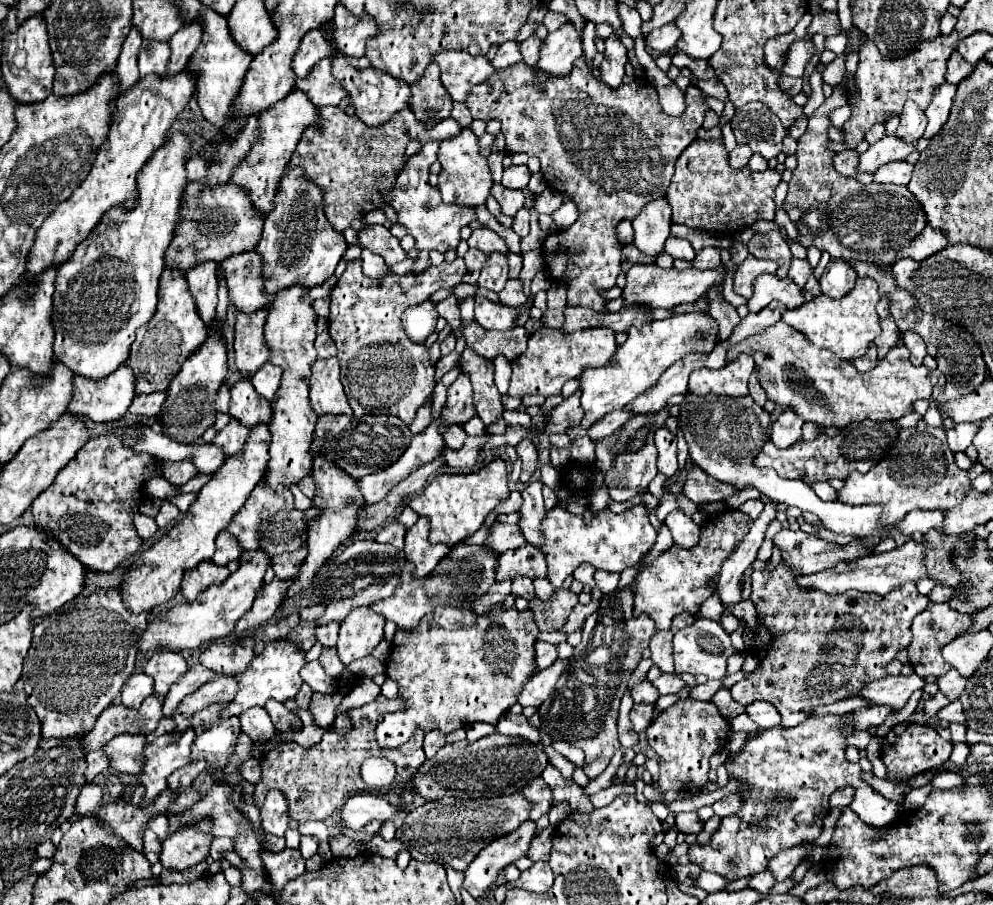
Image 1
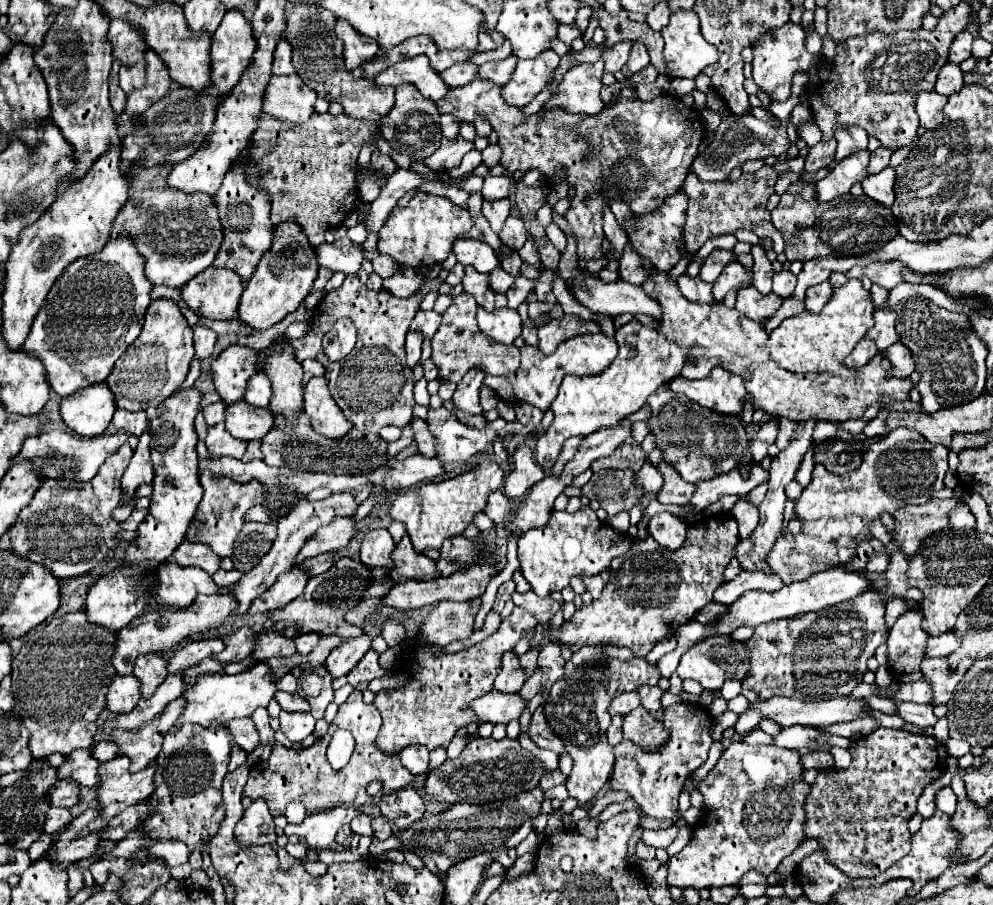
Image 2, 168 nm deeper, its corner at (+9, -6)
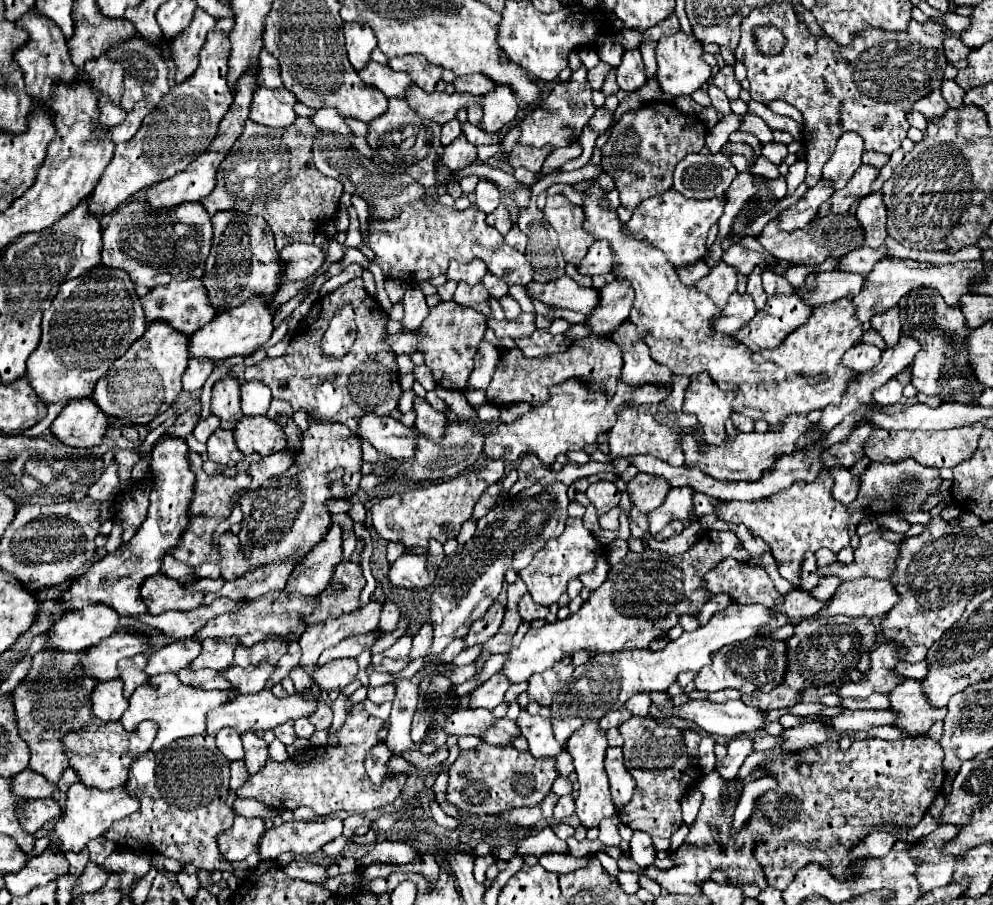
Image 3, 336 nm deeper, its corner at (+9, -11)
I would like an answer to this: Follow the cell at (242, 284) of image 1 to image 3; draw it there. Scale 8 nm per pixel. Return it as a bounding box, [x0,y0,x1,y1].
[142,279,216,335]

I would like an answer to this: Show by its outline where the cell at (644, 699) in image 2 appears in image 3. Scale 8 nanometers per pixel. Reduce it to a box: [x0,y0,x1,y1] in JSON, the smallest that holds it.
[624,693,652,715]

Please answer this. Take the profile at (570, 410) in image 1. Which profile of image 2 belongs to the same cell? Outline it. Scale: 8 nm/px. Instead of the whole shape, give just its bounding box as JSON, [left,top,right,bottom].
[428,406,496,462]

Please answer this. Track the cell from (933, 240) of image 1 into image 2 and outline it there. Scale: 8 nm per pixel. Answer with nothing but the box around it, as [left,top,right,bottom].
[846,262,908,290]

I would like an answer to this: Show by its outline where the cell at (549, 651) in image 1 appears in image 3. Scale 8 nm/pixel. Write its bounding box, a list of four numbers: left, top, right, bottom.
[470,671,510,709]

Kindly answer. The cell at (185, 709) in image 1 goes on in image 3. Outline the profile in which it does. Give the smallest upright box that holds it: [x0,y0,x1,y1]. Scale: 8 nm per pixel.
[64,721,158,789]

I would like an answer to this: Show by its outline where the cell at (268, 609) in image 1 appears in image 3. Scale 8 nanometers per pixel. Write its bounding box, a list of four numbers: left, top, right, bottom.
[284,525,342,595]

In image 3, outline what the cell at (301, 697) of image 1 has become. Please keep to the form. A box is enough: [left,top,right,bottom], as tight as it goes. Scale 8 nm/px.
[294,717,314,737]

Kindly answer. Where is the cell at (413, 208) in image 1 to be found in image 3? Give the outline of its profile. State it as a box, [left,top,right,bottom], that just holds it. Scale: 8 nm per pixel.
[368,201,532,285]

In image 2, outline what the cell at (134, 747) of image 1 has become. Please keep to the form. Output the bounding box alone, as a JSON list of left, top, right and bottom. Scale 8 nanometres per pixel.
[56,750,100,788]

